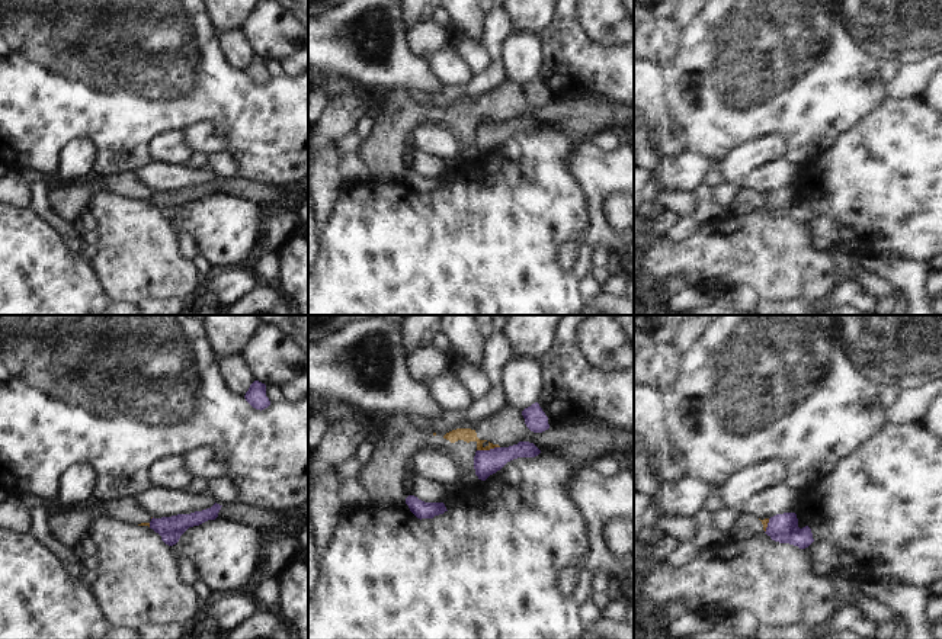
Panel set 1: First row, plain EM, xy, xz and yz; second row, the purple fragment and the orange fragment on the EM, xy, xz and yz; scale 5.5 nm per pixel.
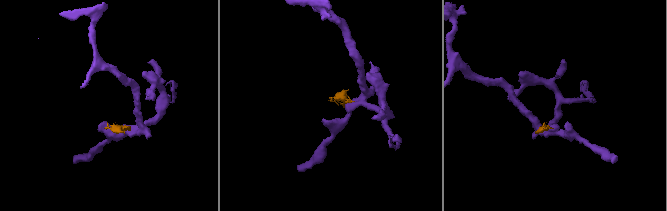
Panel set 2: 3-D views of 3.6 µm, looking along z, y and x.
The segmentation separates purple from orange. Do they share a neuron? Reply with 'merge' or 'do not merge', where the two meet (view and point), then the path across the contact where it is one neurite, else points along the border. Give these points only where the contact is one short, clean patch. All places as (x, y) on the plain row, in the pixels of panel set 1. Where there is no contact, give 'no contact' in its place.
do not merge; meets purple in xz at (487, 125); border along xz (499, 121), (477, 125)

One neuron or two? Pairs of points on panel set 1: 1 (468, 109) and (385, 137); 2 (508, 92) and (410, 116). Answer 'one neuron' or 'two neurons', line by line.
1: one neuron
2: one neuron

